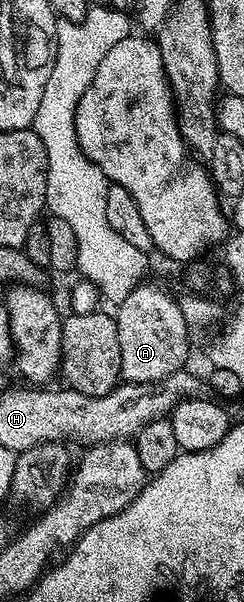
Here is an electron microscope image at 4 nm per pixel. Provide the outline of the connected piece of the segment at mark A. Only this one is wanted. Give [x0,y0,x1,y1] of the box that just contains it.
[115,282,191,384]

